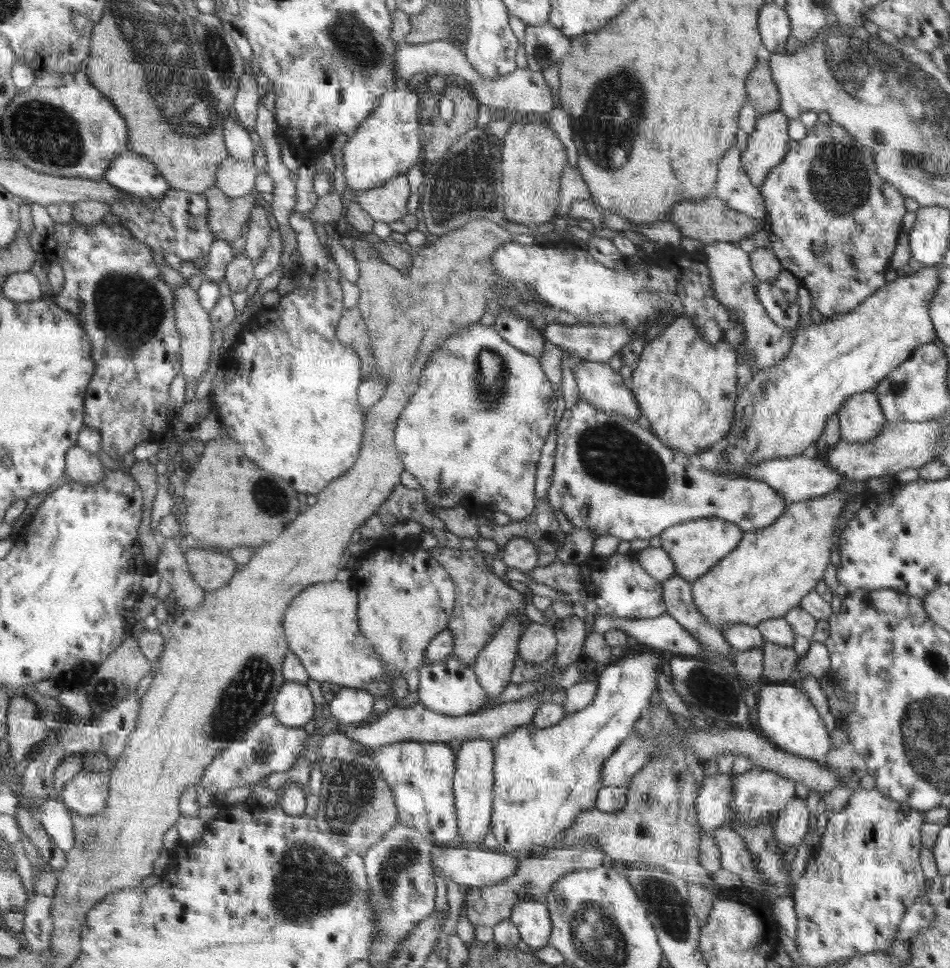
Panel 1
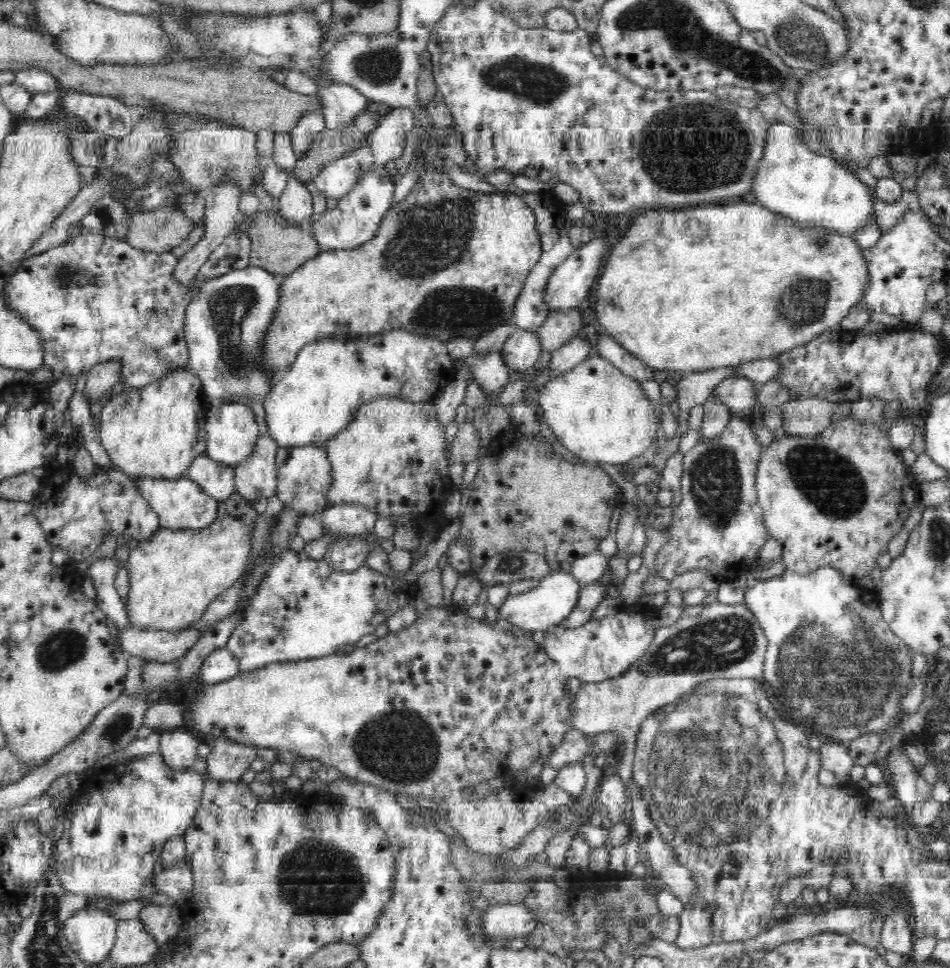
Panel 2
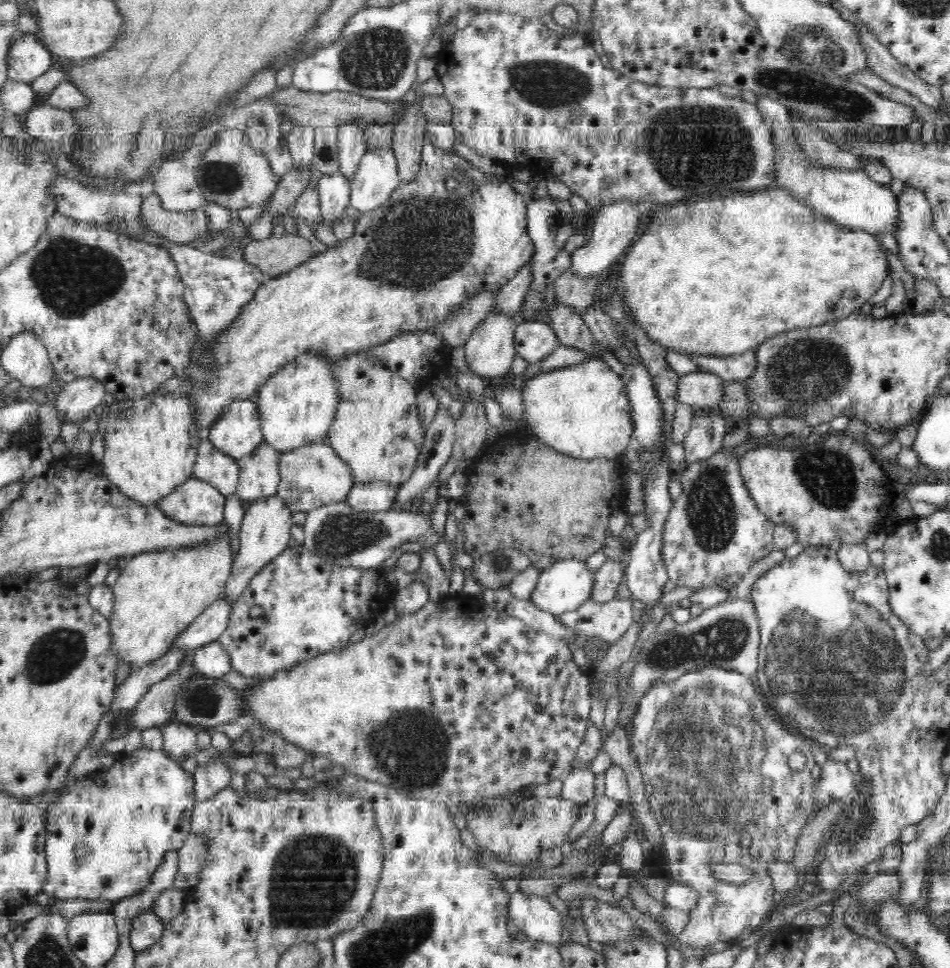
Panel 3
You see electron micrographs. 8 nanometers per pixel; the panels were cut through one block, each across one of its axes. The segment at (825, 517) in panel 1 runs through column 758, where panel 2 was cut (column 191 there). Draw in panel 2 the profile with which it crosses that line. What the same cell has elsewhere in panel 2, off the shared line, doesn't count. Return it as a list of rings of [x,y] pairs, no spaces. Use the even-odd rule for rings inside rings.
[[[232,494],[229,499],[221,502],[216,520],[208,527],[181,531],[161,528],[130,552],[126,566],[130,586],[124,601],[127,618],[133,628],[172,632],[186,629],[201,619],[207,608],[222,592],[226,592],[234,582],[238,582],[248,564],[251,526],[259,516],[251,503],[238,494]]]

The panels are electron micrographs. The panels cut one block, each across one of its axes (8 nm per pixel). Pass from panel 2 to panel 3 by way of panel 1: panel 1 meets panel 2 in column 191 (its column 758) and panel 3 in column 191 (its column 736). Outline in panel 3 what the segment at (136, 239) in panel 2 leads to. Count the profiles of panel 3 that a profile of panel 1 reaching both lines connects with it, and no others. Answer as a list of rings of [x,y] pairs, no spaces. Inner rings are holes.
[[[154,192],[143,198],[141,221],[144,231],[152,231],[164,240],[180,244],[191,244],[208,232],[208,216],[204,216],[202,208],[190,212],[172,212],[162,207],[160,197]]]

